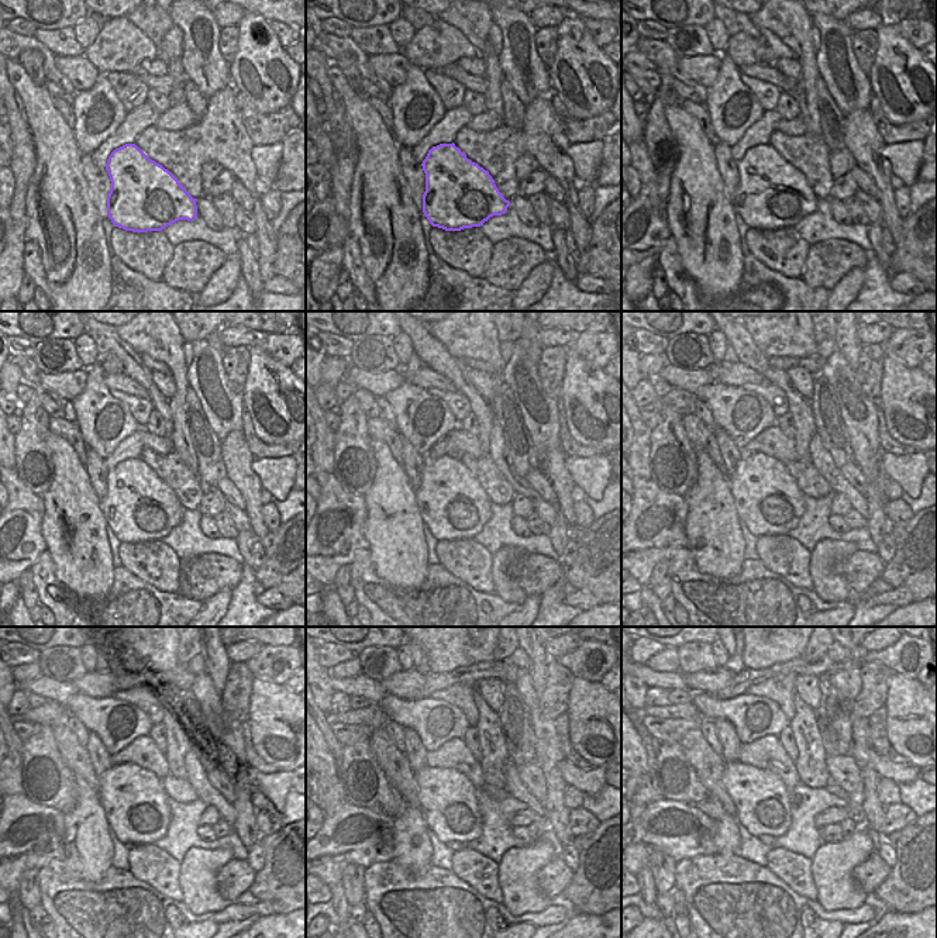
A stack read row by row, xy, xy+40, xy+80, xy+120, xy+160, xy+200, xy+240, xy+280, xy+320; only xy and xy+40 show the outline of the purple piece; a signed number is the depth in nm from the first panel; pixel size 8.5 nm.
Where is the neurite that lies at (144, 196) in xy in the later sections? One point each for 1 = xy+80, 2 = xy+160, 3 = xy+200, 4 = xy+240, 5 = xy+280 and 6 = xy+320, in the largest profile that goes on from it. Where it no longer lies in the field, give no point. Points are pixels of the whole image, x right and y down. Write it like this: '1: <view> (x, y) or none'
1: xy+80 (772, 193)
2: xy+160 (453, 504)
3: xy+200 (768, 500)
4: xy+240 (135, 804)
5: xy+280 (447, 797)
6: xy+320 (761, 800)

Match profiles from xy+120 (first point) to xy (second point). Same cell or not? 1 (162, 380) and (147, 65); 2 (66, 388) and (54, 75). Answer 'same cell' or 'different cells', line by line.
1: same cell
2: different cells

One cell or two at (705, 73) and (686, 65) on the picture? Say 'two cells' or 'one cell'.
one cell

